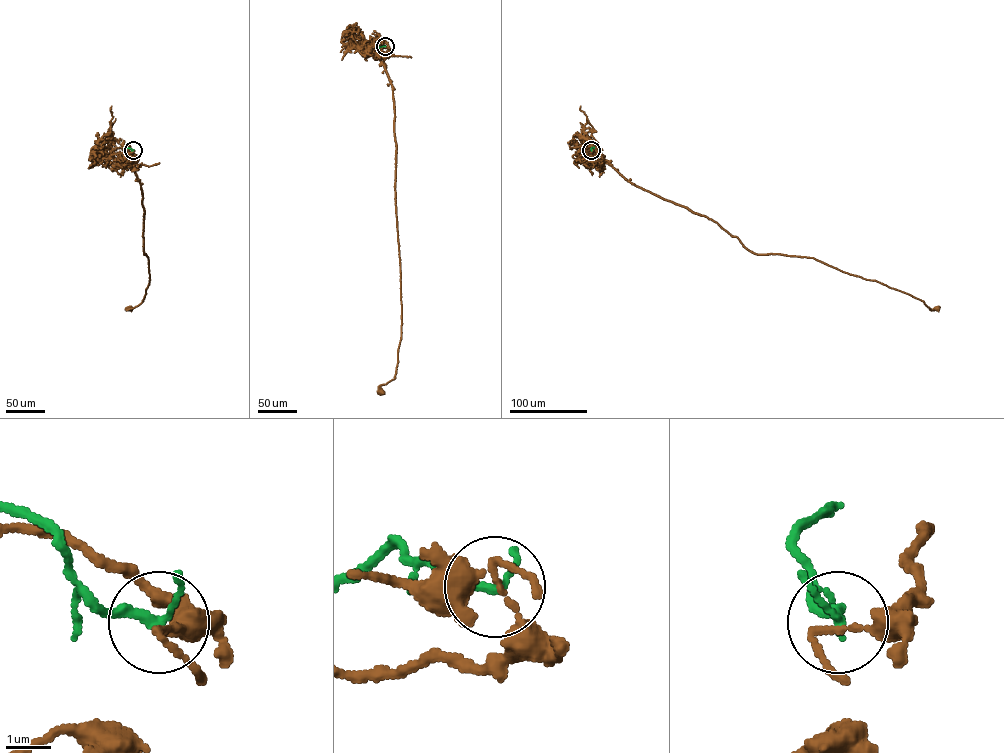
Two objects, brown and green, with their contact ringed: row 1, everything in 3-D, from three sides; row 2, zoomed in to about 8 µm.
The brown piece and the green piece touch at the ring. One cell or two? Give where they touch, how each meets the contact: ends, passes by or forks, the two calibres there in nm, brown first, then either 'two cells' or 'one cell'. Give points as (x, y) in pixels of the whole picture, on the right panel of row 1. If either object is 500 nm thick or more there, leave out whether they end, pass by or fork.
place (591, 150); brown passes by; green passes by; calibres 120 and 180 nm; two cells

